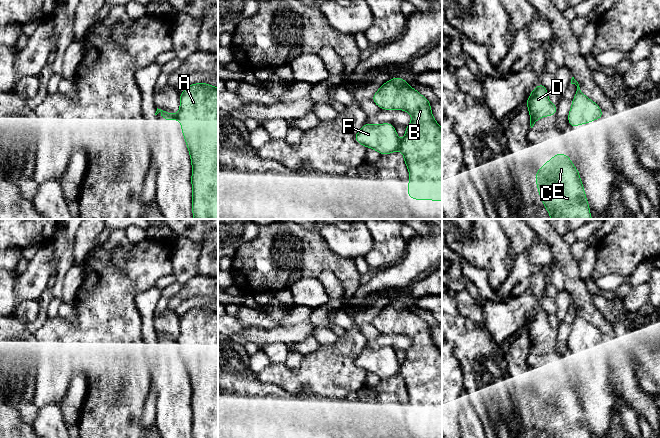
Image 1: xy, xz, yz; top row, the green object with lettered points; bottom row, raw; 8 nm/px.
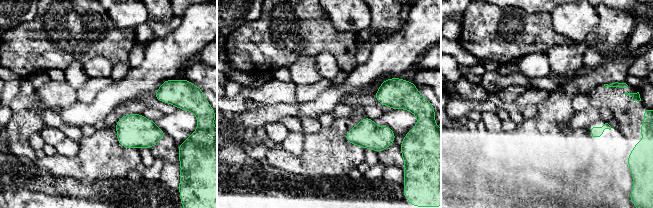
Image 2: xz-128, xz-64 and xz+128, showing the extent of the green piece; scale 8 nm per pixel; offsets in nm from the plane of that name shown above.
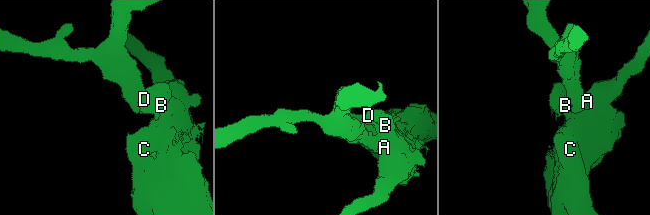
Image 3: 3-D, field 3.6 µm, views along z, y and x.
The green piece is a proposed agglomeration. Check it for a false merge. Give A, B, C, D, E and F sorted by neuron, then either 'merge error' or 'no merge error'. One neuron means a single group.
A B C D E / F; merge error

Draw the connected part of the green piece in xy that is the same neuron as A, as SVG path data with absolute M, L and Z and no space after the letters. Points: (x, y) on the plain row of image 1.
M206 306L188 310L179 322L177 338L163 336L164 345L181 344L181 355L192 388L192 437L218 438L218 311Z

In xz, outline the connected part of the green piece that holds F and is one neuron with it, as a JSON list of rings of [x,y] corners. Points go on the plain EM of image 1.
[[[388,346],[378,349],[365,347],[354,362],[359,368],[381,379],[392,378],[400,372],[395,350]]]

